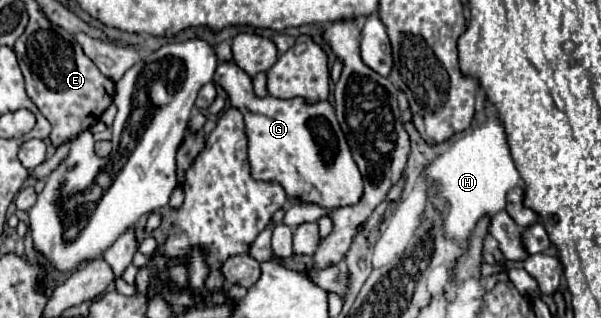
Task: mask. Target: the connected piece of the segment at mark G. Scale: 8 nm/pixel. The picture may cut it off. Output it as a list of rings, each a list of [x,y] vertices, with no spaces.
[[[233,61],[220,62],[213,80],[230,94],[232,106],[244,116],[248,160],[256,180],[280,182],[290,204],[312,202],[322,208],[340,208],[358,202],[358,196],[362,196],[362,176],[328,100],[308,104],[304,98],[256,98],[250,76],[246,76]]]

